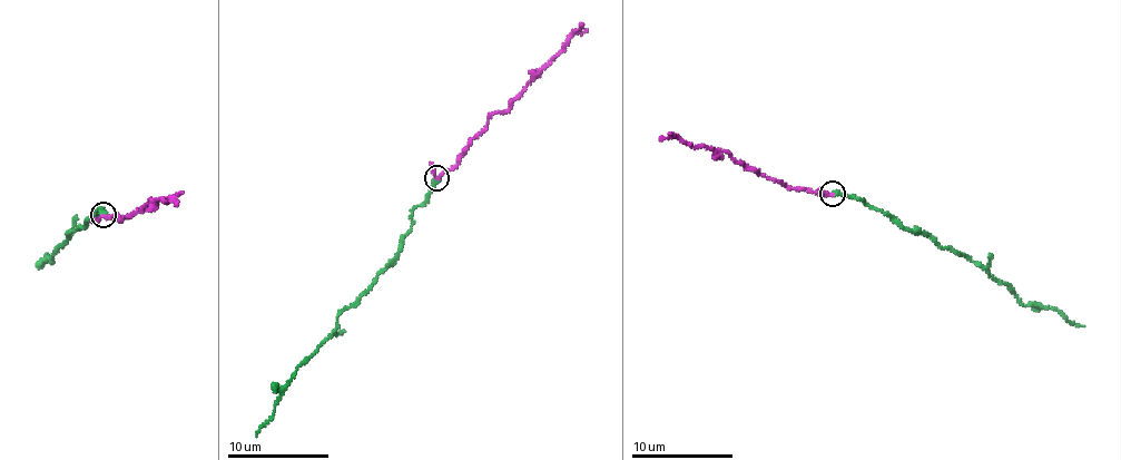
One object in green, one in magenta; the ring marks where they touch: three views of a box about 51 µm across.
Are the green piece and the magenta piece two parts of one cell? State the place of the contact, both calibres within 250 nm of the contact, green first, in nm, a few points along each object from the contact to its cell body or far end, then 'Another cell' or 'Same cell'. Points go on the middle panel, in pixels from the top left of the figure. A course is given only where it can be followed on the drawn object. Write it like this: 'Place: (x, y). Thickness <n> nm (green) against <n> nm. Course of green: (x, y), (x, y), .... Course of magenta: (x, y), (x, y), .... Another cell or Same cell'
Place: (436, 178). Thickness 280 nm (green) against 180 nm. Course of green: (436, 178), (429, 197), (413, 209), (412, 225), (399, 255), (337, 316), (327, 340), (288, 381), (256, 437). Course of magenta: (436, 178), (456, 164), (462, 149), (488, 118), (505, 110), (581, 25). Same cell

